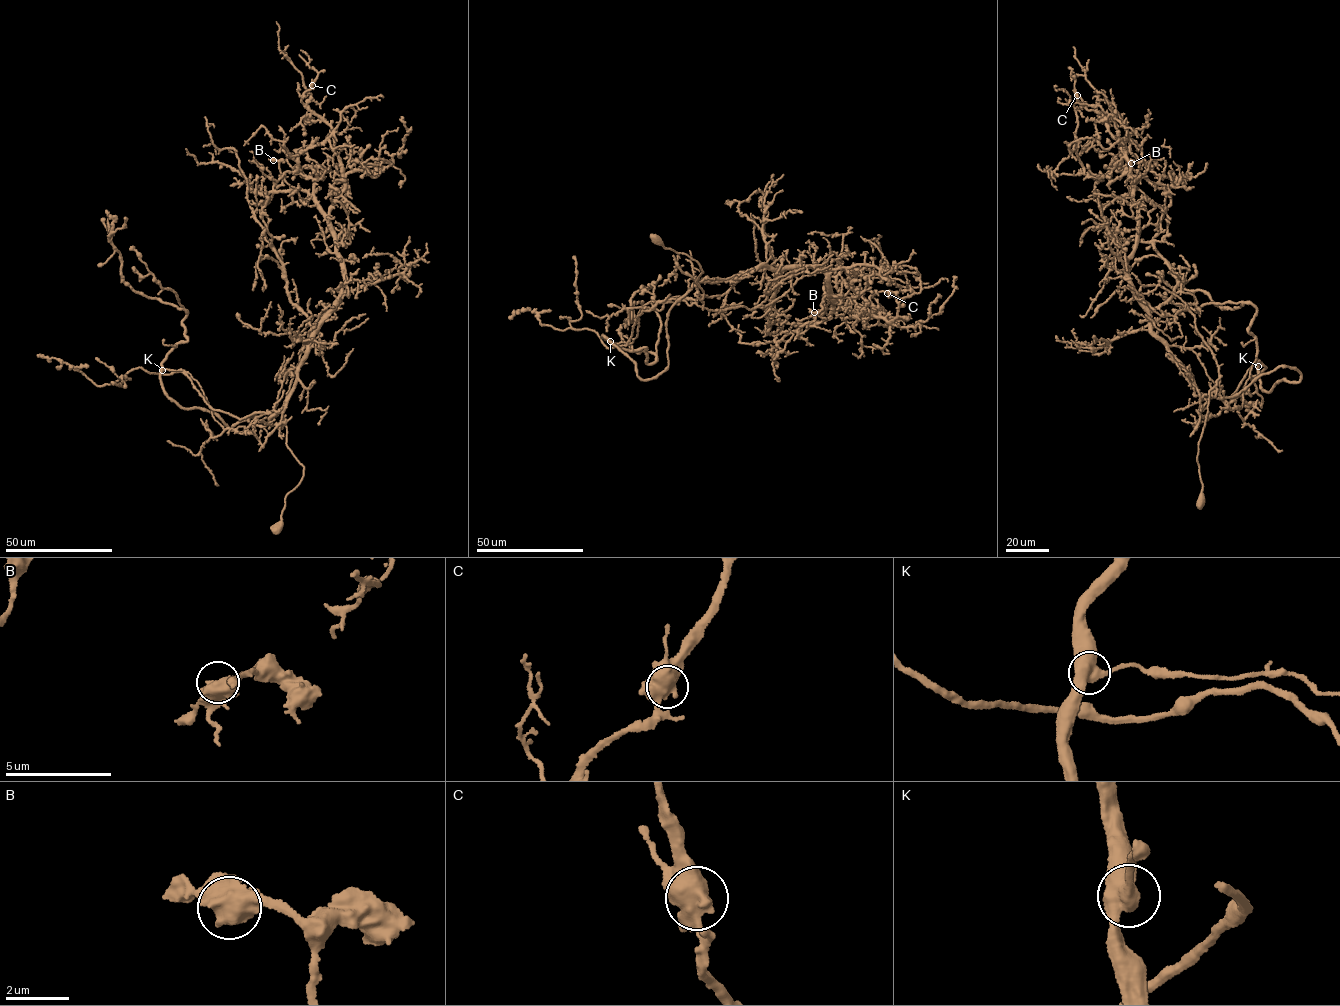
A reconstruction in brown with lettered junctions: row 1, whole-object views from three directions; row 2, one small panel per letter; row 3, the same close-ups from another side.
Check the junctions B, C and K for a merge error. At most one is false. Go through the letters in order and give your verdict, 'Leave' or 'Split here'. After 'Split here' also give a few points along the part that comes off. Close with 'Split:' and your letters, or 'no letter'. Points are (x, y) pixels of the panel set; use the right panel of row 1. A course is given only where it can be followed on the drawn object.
B: Leave
C: Leave
K: Split here. Course of the part to remove: (1258, 366), (1240, 408), (1214, 388), (1229, 398), (1259, 361), (1262, 407), (1244, 403), (1255, 403)
Split: K

